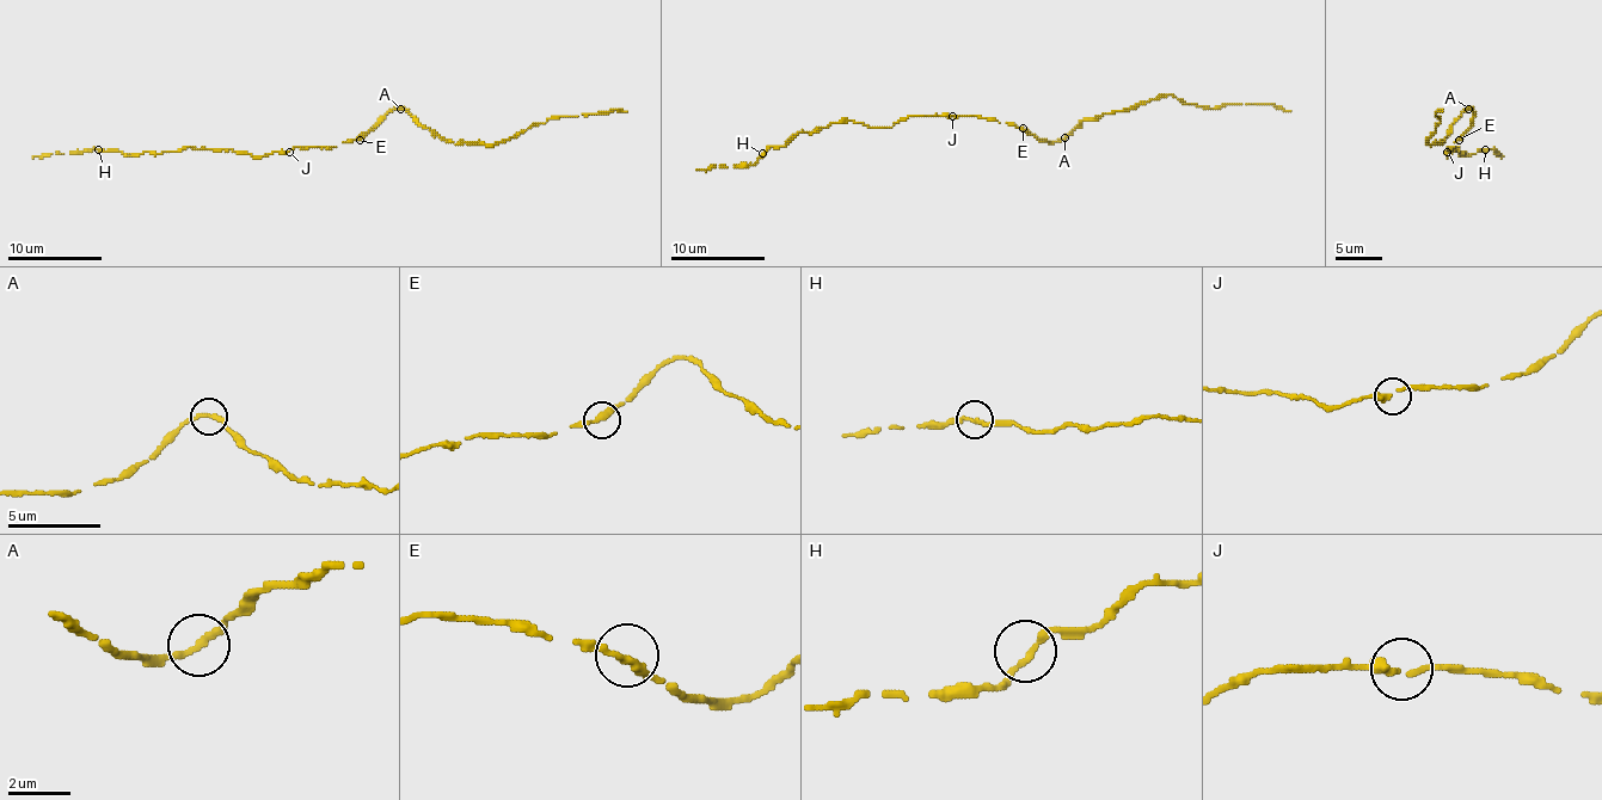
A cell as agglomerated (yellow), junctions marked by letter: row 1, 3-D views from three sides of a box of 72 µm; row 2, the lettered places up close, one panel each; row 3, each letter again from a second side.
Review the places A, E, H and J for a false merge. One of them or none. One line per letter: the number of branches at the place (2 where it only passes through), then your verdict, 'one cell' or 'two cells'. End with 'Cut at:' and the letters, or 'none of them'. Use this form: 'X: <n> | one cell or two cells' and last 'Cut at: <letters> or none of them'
A: 2 | one cell
E: 2 | one cell
H: 2 | one cell
J: 2 | one cell
Cut at: none of them

